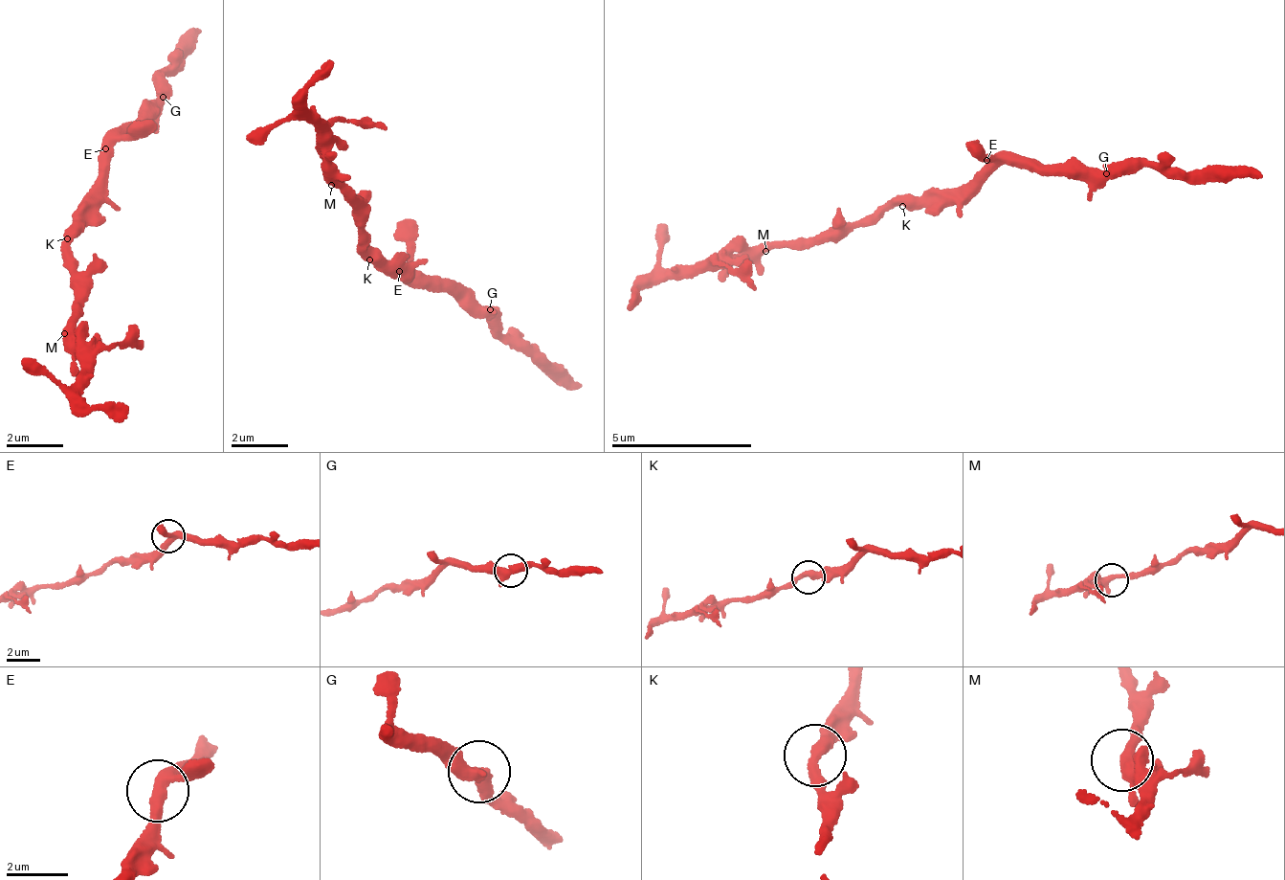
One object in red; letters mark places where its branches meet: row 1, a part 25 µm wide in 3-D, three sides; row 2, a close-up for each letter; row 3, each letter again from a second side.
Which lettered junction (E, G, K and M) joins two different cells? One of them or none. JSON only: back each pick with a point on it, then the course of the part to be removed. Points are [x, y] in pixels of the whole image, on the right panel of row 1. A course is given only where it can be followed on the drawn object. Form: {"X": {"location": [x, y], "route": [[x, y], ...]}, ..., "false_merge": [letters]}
{"false_merge": []}

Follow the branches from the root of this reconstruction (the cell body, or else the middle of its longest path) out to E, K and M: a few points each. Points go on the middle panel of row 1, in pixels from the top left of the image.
E: (394, 257), (403, 273), (399, 271)
K: (394, 257), (371, 262), (369, 259)
M: (394, 257), (383, 259), (371, 249), (365, 240), (365, 227), (359, 222), (359, 209), (339, 186), (331, 185)

